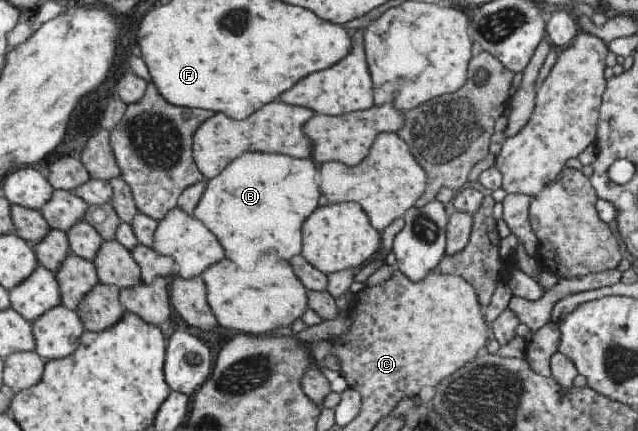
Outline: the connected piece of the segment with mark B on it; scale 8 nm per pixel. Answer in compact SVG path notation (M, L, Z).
M244 153L205 183L198 203L190 211L222 245L224 257L240 269L252 269L258 253L274 251L280 259L300 253L300 225L318 206L314 160Z

